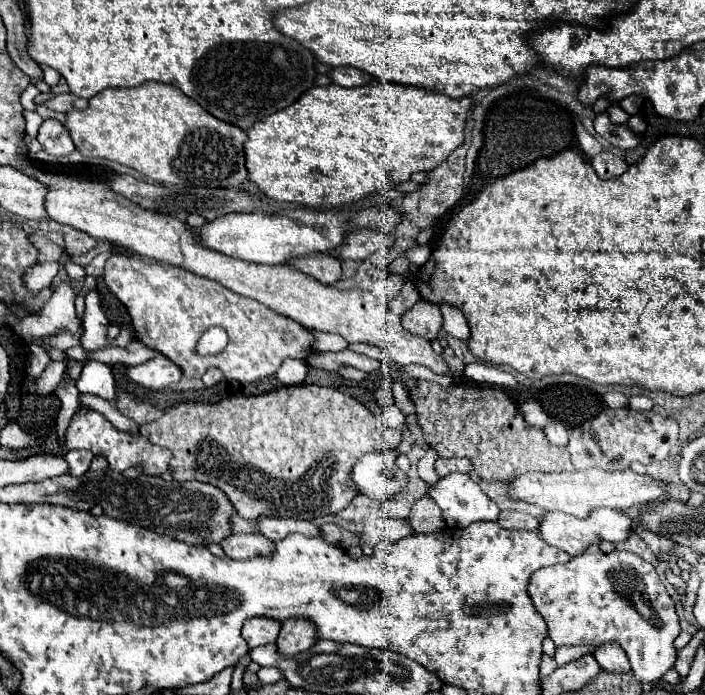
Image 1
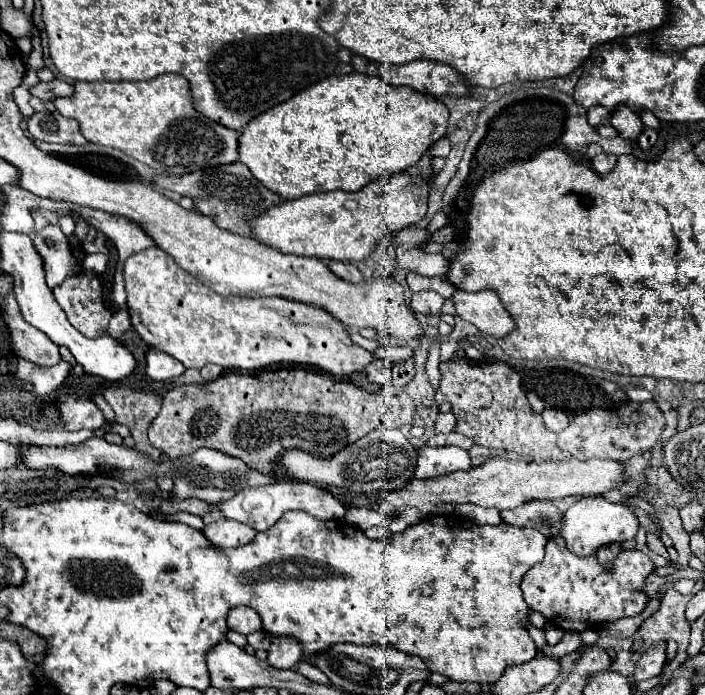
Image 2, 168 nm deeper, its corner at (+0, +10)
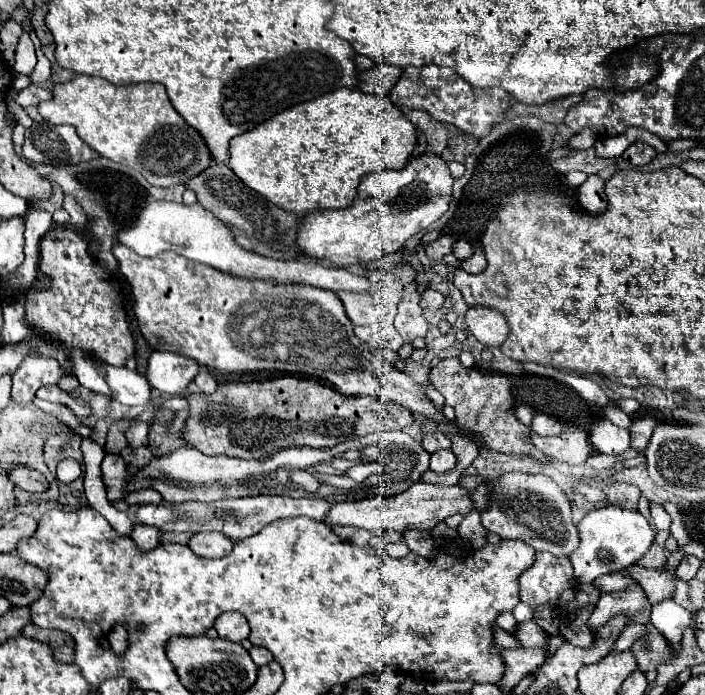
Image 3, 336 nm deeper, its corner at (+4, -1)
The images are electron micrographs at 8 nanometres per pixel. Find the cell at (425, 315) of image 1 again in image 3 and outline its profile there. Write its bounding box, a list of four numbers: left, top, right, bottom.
[421,287,445,309]

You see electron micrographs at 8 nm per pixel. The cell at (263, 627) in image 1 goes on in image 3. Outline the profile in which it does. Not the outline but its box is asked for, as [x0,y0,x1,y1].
[213,613,249,643]

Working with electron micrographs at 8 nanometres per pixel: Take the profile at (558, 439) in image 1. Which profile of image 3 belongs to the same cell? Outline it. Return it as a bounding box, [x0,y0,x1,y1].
[531,413,562,437]

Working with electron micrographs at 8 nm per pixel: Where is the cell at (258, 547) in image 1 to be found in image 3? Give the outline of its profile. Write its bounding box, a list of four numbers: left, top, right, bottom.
[189,531,233,559]

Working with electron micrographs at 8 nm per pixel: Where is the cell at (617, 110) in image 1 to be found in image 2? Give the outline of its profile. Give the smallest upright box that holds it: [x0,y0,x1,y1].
[609,104,643,140]

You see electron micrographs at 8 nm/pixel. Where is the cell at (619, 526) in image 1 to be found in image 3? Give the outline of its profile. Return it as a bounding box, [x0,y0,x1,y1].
[571,505,657,583]

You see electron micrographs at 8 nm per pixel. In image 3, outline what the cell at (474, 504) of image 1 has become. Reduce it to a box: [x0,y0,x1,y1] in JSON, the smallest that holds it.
[431,449,455,473]

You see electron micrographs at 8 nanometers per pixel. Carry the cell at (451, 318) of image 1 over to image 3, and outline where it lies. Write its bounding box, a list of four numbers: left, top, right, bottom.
[465,307,509,347]

